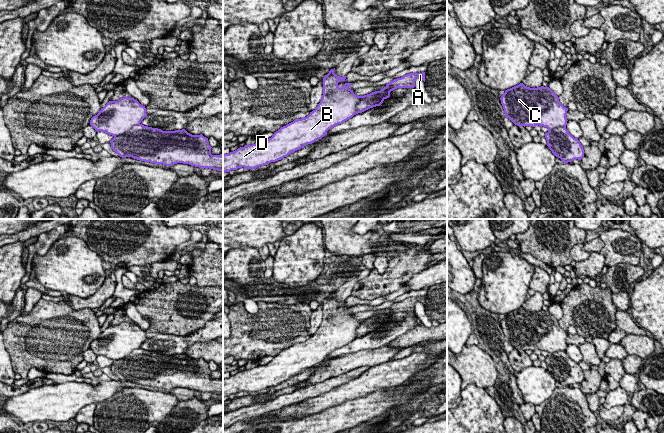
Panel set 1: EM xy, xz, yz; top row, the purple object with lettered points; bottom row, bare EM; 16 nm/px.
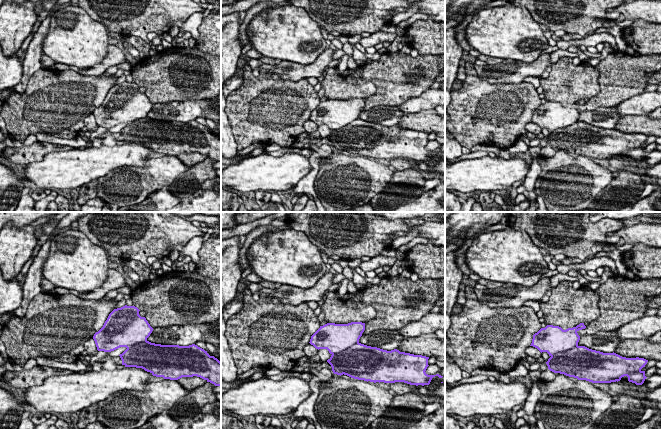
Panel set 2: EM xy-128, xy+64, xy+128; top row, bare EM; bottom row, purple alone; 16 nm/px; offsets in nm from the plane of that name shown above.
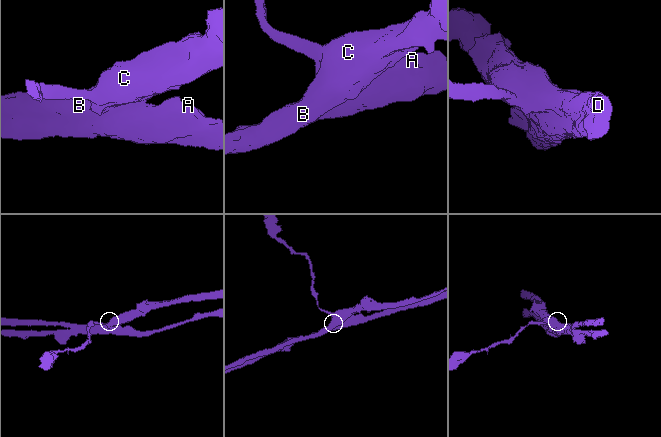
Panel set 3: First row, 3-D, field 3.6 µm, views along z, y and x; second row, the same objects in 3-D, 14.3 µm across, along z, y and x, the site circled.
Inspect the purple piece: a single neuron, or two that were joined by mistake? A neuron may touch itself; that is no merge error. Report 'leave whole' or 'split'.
split

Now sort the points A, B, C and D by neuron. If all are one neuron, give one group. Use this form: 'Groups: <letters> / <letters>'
Groups: A / B C D

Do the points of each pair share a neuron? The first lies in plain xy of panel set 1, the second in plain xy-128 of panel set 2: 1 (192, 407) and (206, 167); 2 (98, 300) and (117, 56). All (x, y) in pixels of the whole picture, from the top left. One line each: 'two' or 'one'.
1: one
2: one

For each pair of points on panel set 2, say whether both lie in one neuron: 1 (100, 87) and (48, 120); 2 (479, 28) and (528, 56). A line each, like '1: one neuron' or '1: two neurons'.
1: one neuron
2: one neuron

